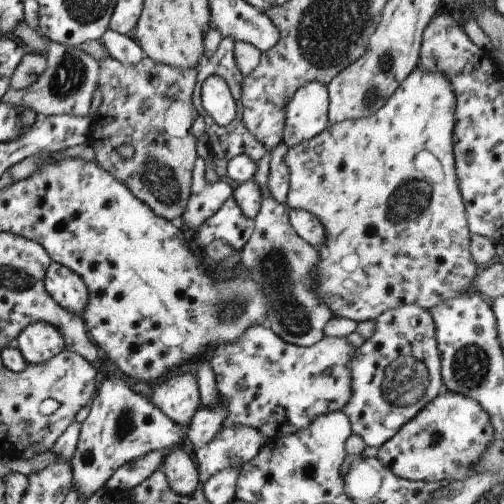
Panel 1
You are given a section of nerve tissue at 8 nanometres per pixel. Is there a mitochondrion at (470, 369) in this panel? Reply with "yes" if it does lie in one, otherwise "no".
yes

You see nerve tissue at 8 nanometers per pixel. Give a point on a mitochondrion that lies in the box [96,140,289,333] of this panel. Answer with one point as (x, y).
(157, 176)

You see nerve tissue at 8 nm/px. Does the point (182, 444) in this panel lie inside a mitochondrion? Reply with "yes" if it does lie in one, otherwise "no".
no

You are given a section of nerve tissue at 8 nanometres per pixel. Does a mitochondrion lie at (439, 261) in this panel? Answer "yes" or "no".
no

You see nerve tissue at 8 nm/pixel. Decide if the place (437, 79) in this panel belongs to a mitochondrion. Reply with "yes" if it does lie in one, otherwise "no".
no

